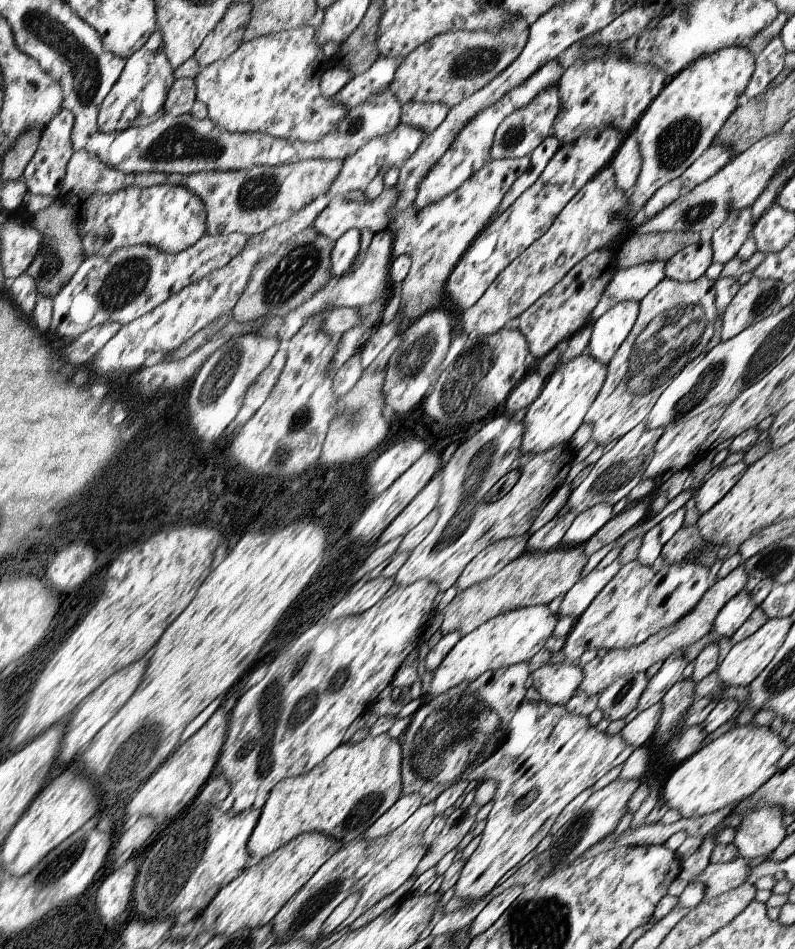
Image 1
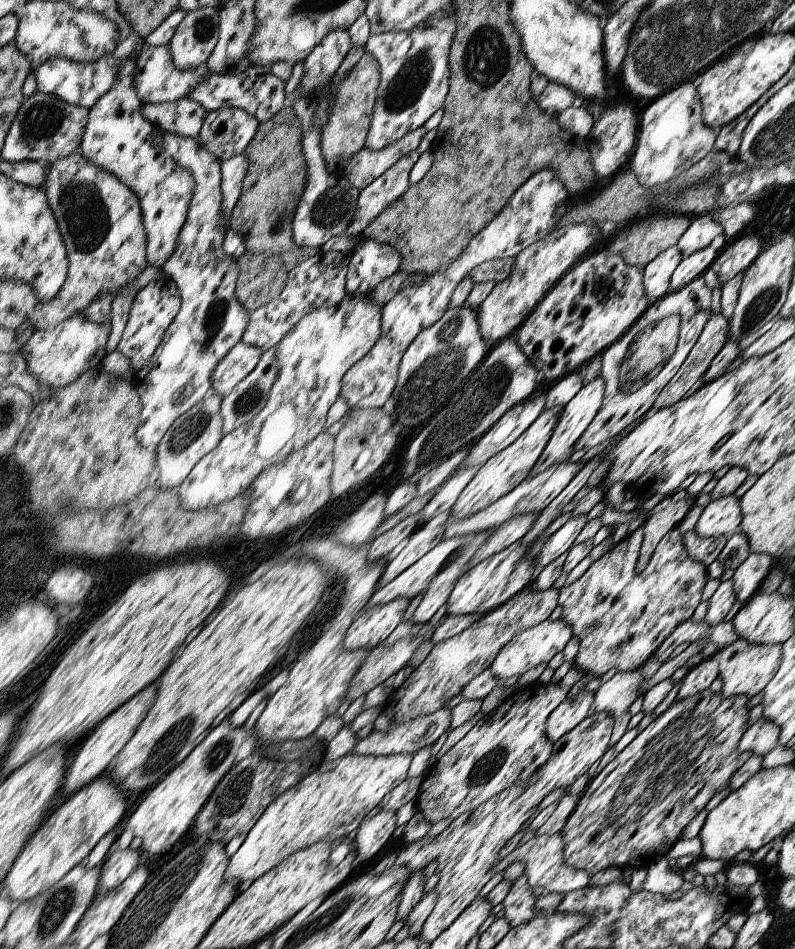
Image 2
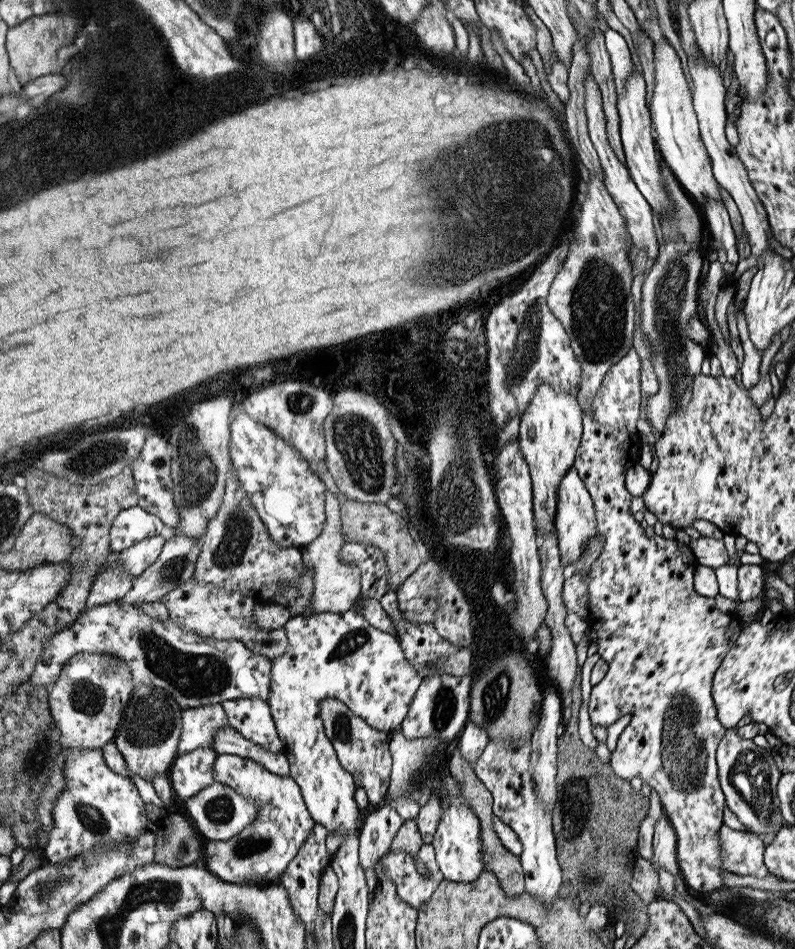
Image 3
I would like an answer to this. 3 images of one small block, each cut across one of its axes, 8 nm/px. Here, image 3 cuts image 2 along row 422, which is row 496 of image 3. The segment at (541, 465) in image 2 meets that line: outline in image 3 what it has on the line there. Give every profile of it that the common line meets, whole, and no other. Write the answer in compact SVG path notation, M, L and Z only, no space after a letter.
M569 468L565 478L561 480L561 486L557 490L557 514L555 514L555 536L557 536L557 548L559 548L559 560L565 570L571 570L571 566L581 558L581 554L587 548L587 542L597 536L597 522L595 522L595 508L591 502L591 494L585 490L581 478L577 476L575 468Z

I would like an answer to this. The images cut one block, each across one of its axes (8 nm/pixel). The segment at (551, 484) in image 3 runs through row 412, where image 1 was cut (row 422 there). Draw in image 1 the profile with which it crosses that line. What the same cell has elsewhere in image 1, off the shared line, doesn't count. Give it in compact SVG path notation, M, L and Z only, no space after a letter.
M587 352L573 358L565 366L557 366L557 370L545 380L541 394L529 404L525 418L523 418L523 438L521 438L521 452L545 452L563 442L567 442L573 432L579 428L581 420L585 420L589 408L597 400L603 384L607 378L607 366L589 356Z

